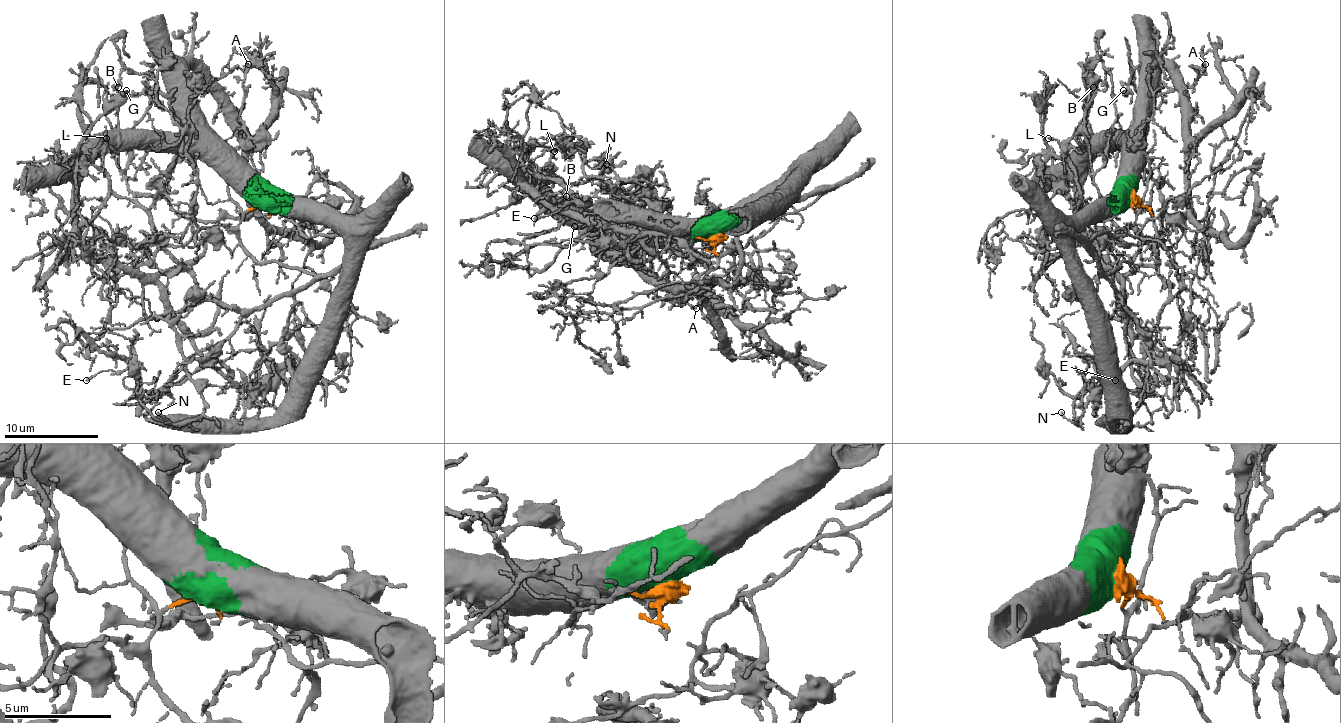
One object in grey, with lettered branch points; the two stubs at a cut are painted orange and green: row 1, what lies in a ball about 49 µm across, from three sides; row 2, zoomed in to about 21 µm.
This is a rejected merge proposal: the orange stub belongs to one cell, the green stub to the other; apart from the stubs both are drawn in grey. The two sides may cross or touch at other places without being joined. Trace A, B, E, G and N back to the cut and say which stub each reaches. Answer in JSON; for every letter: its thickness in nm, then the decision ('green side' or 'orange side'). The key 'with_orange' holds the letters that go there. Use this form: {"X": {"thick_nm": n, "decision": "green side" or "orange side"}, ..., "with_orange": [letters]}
{"A": {"thick_nm": 140, "decision": "green side"}, "B": {"thick_nm": 120, "decision": "orange side"}, "E": {"thick_nm": 160, "decision": "green side"}, "G": {"thick_nm": 190, "decision": "green side"}, "N": {"thick_nm": 130, "decision": "orange side"}, "with_orange": ["B", "N"]}

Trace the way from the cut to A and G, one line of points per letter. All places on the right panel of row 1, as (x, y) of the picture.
A: (1132, 198), (1132, 135), (1144, 101), (1158, 85), (1191, 85), (1198, 68), (1206, 64)
G: (1132, 198), (1132, 135), (1137, 123), (1144, 64), (1132, 73), (1125, 94), (1123, 90)

